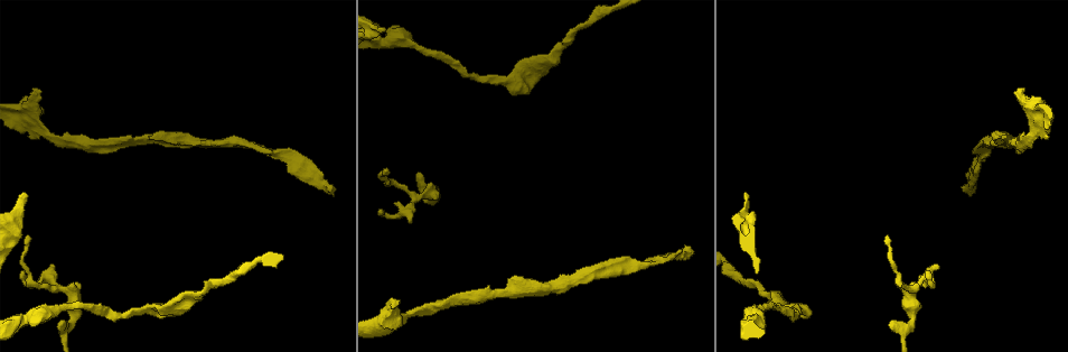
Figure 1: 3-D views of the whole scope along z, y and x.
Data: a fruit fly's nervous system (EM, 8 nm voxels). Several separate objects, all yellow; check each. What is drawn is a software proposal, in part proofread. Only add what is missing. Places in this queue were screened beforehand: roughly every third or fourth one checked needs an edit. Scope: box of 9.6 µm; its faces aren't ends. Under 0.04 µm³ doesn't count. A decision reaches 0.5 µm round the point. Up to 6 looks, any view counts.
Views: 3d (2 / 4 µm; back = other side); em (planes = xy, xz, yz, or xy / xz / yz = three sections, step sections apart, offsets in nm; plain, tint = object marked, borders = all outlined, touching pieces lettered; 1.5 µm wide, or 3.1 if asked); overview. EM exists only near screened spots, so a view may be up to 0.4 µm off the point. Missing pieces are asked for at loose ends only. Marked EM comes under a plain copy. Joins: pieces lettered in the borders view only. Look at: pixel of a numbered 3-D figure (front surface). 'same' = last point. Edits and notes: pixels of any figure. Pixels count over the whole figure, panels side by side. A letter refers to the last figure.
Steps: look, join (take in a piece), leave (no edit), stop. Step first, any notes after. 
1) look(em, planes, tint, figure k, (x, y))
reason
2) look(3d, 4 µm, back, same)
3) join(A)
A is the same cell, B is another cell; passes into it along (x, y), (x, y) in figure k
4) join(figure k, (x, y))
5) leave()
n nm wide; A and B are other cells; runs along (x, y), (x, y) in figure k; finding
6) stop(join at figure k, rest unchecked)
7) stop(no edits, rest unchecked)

look(em, planes, borders, figure 1, (52, 264))
an open end

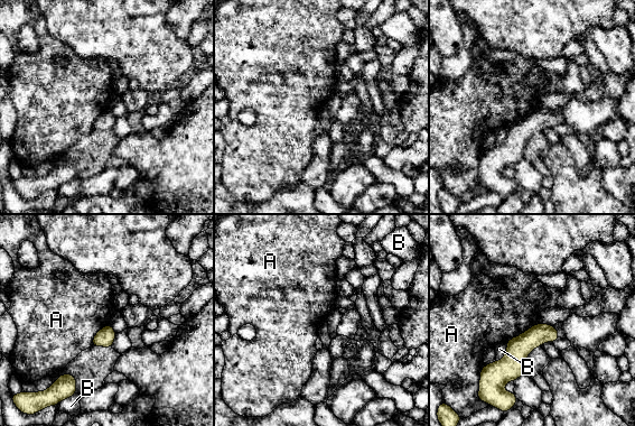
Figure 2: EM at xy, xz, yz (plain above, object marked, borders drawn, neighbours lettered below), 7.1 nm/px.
leave()
A and B are other cells; runs along (554, 332), (534, 336), (494, 373) in figure 2; no lettered piece goes on from it

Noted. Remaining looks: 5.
look(3d, 4 µm, figure 1, (419, 175))

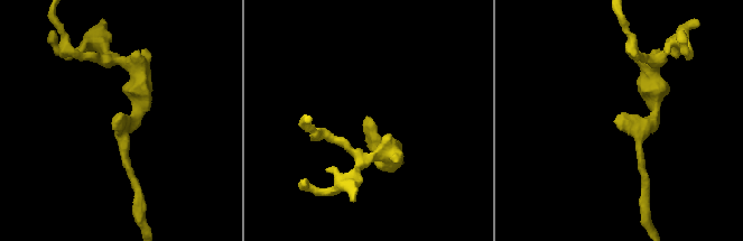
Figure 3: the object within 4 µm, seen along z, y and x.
look(em, planes, borders, figure 3, (367, 119))
shape alone is not enough

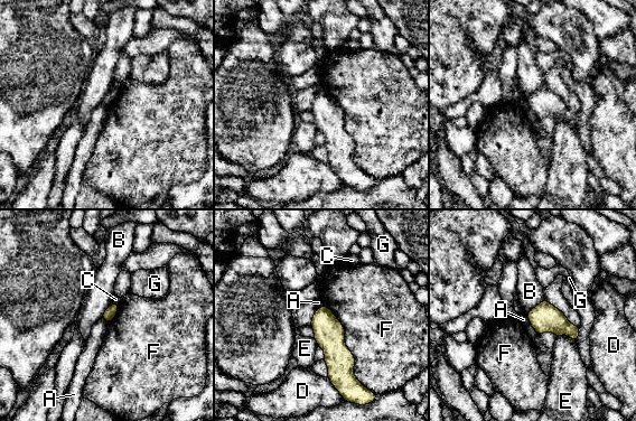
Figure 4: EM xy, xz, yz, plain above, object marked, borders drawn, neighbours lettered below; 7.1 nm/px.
leave()
F touches over 600 nm; A, B, C, D, E, F and G are other cells; border along (525, 315), (538, 334) in figure 4; none of them fits

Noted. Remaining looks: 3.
look(em, yz, step 4, borders, figure 1, (746, 194))
an open end

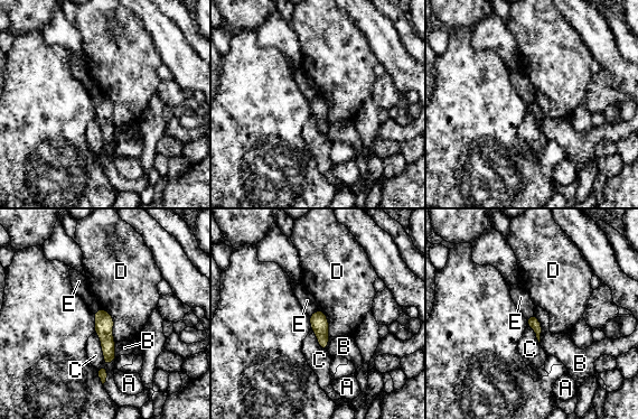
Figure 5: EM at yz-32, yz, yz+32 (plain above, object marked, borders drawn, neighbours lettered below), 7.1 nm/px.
leave()
A, B, C, D and E are other cells; border along (102, 308), (112, 317), (115, 342) in figure 5; no lettered piece goes on from it

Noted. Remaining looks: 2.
stop(no edits, rest unchecked)

